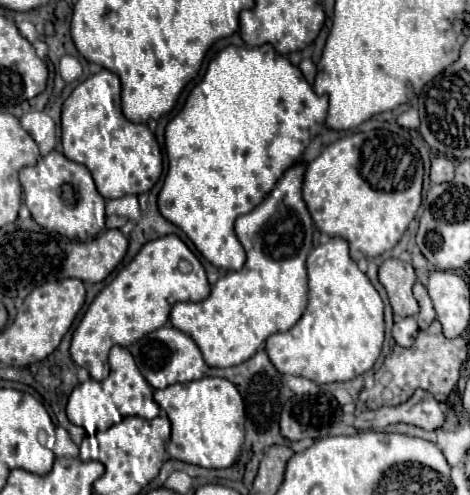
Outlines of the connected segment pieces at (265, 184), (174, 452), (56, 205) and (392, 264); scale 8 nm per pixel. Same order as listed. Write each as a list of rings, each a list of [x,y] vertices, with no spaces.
[[[272,44],[258,48],[226,46],[210,60],[202,82],[188,94],[184,108],[166,126],[168,172],[158,194],[160,214],[184,230],[210,264],[240,270],[246,254],[234,234],[234,220],[258,206],[284,172],[302,158],[306,146],[324,130],[324,120],[326,98],[316,96],[300,68],[280,56]]]
[[[200,378],[154,390],[154,400],[172,424],[172,438],[166,452],[182,462],[202,468],[228,468],[236,462],[244,442],[244,402],[226,378]]]
[[[60,152],[42,156],[38,164],[20,172],[24,202],[42,228],[58,232],[70,240],[88,240],[104,228],[104,198],[98,194],[86,166],[68,160]]]
[[[384,260],[378,268],[378,280],[388,294],[388,302],[398,316],[416,316],[418,302],[412,296],[416,274],[412,264],[402,260]]]

